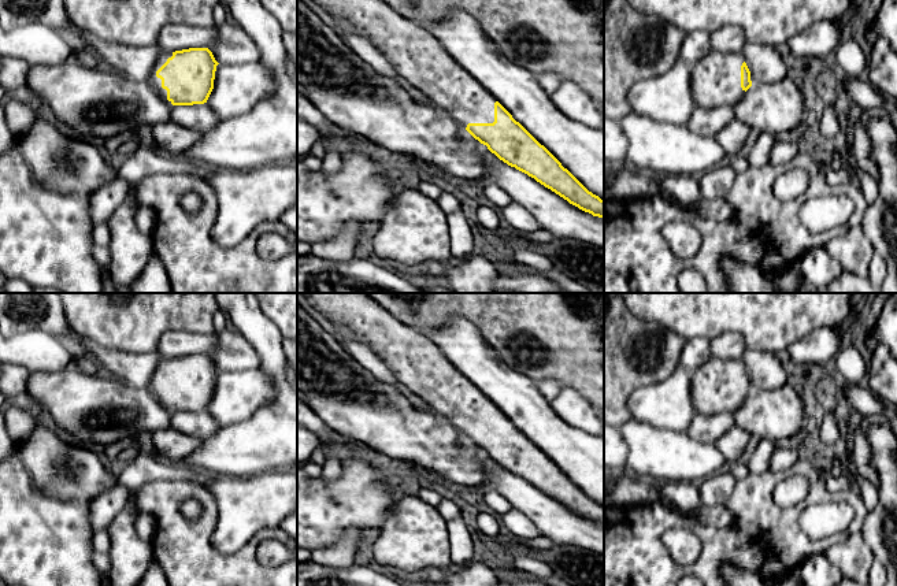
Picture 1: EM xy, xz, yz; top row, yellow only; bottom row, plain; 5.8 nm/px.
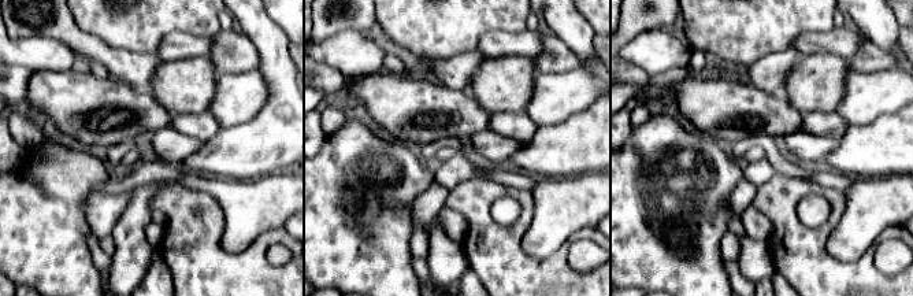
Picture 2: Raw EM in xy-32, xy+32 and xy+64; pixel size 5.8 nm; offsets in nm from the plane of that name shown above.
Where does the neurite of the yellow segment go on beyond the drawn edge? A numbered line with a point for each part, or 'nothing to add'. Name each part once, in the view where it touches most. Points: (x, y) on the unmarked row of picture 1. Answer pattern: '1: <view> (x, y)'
1: xy (155, 389)

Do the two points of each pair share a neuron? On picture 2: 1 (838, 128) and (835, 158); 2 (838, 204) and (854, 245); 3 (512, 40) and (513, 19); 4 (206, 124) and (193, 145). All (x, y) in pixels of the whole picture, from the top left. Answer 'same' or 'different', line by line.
1: different
2: different
3: different
4: different

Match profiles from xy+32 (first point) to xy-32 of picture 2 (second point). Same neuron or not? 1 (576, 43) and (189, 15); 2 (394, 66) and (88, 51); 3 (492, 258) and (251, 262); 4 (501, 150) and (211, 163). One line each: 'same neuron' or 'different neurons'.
1: different neurons
2: different neurons
3: same neuron
4: different neurons

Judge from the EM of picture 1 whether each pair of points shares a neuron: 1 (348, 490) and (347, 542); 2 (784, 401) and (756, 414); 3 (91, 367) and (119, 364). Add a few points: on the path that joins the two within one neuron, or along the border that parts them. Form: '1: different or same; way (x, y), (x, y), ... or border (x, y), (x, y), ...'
1: different; border (359, 533), (347, 529), (336, 542), (319, 546)
2: same; way (777, 408), (771, 414), (763, 414)
3: different; border (97, 363), (100, 368)

